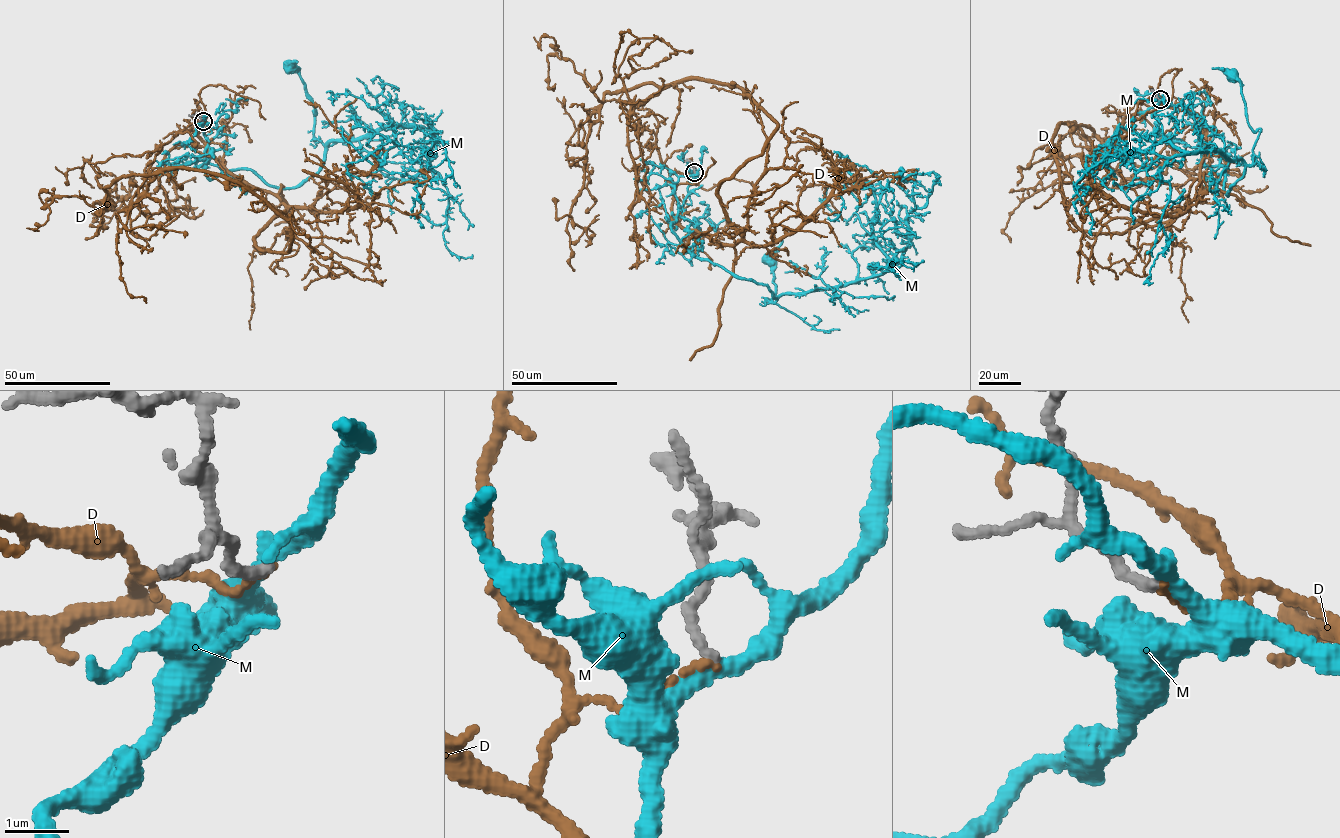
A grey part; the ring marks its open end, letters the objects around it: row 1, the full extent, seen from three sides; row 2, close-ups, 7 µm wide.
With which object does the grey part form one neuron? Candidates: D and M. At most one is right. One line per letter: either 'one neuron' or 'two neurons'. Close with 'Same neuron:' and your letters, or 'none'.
D: two neurons
M: two neurons
Same neuron: none

